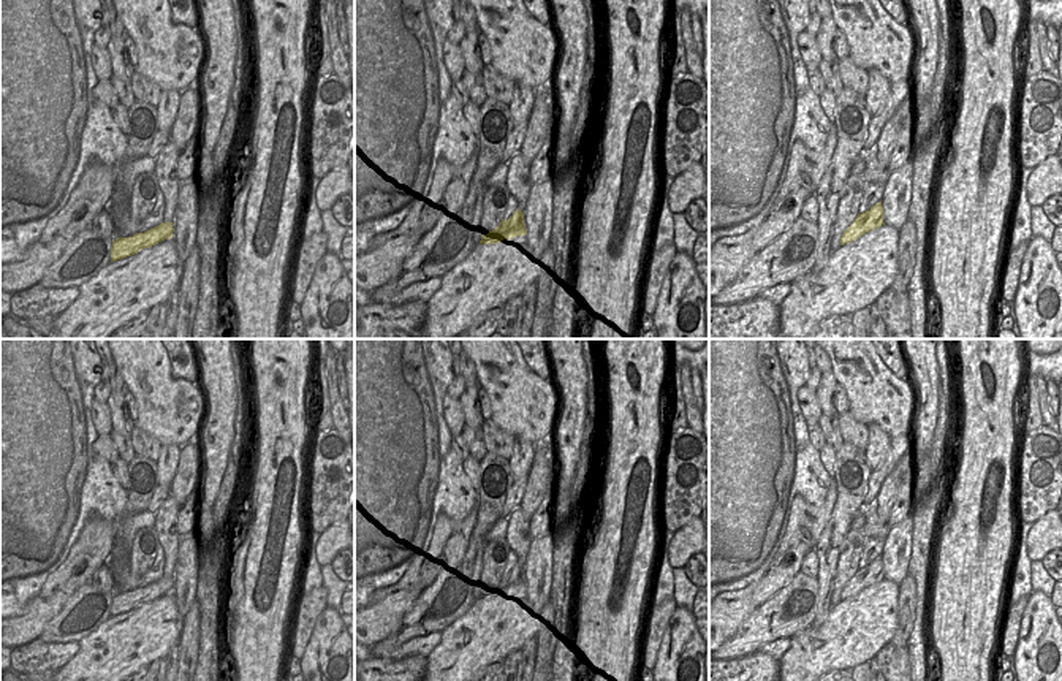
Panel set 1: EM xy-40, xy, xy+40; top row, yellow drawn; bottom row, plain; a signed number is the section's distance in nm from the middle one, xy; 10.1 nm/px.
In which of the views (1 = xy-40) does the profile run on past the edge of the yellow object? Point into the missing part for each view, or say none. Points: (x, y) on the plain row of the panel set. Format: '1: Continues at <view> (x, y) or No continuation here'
1: No continuation here

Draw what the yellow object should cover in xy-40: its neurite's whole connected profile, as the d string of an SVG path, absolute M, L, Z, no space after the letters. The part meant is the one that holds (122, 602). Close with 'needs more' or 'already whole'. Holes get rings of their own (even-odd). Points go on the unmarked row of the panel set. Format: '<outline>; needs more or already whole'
M173 576L160 578L144 588L136 588L128 592L117 592L112 595L111 616L117 616L138 608L142 603L152 602L165 594L173 592Z; already whole

